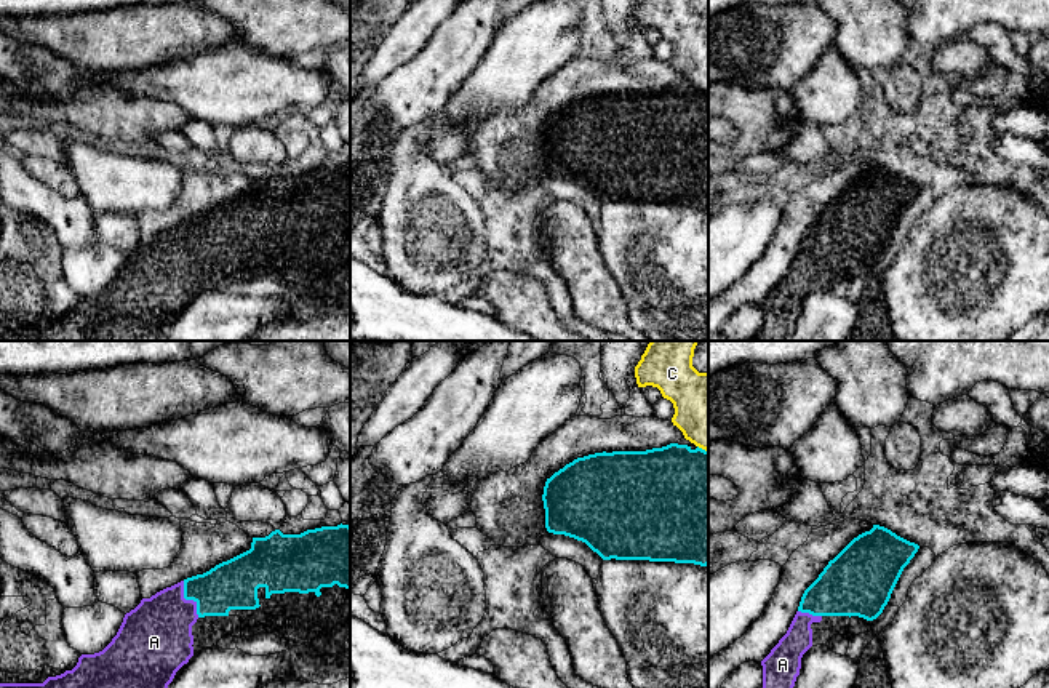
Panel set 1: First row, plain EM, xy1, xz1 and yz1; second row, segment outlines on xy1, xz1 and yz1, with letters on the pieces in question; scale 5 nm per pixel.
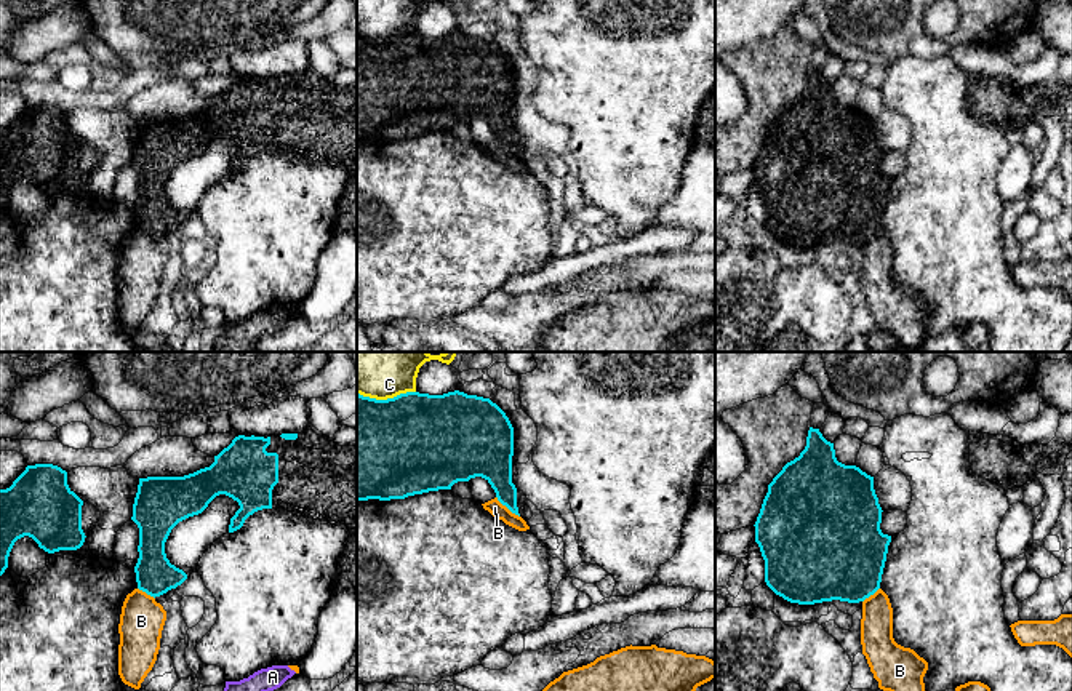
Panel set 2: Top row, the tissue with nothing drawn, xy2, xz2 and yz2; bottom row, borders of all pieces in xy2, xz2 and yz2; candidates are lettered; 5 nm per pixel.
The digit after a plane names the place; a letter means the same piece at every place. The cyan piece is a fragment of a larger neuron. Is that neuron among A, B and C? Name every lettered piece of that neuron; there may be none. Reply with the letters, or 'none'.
A

